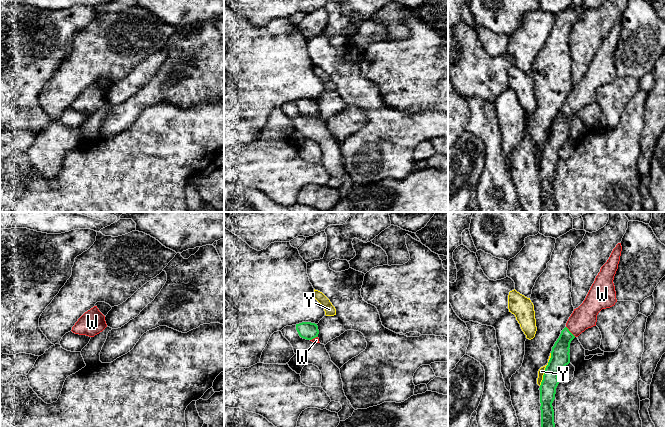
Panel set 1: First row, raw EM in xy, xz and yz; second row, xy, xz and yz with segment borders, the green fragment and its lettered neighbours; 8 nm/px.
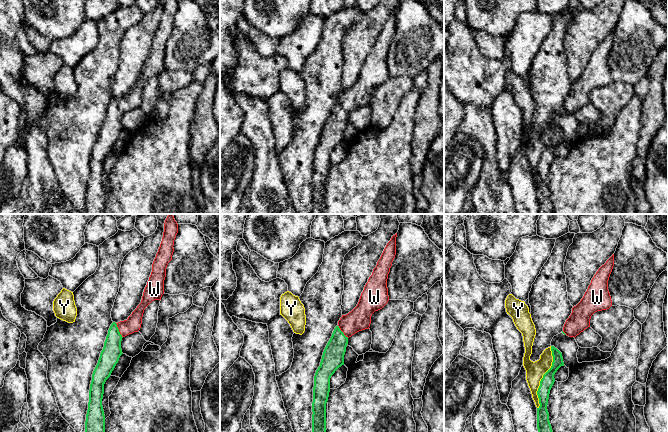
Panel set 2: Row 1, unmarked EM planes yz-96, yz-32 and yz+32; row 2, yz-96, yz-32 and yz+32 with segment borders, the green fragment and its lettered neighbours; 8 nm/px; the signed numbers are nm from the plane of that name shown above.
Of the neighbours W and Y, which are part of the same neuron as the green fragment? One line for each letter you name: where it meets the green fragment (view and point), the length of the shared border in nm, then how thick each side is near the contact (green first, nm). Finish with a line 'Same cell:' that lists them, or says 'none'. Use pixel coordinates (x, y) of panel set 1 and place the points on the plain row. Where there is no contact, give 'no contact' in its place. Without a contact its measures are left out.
W: yz (569, 107) | 120 nm | 160/190 nm
Same cell: W

